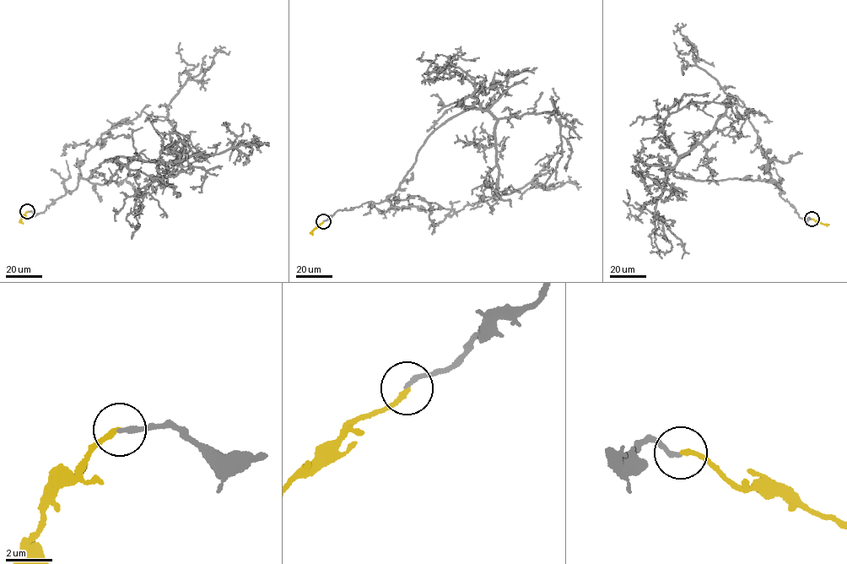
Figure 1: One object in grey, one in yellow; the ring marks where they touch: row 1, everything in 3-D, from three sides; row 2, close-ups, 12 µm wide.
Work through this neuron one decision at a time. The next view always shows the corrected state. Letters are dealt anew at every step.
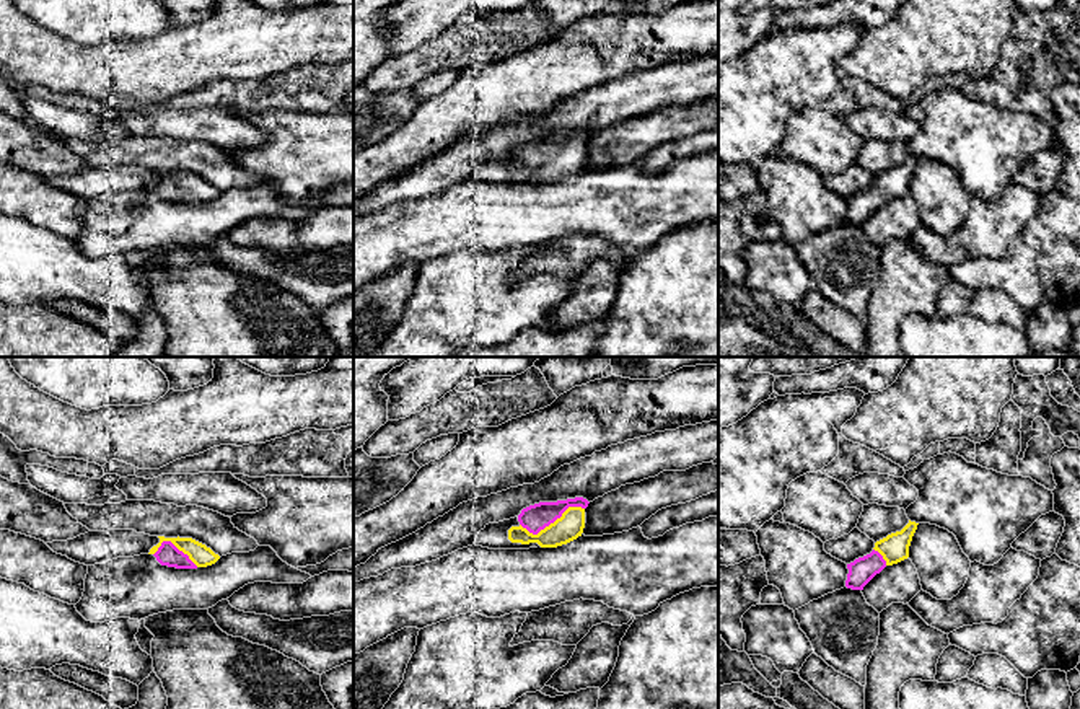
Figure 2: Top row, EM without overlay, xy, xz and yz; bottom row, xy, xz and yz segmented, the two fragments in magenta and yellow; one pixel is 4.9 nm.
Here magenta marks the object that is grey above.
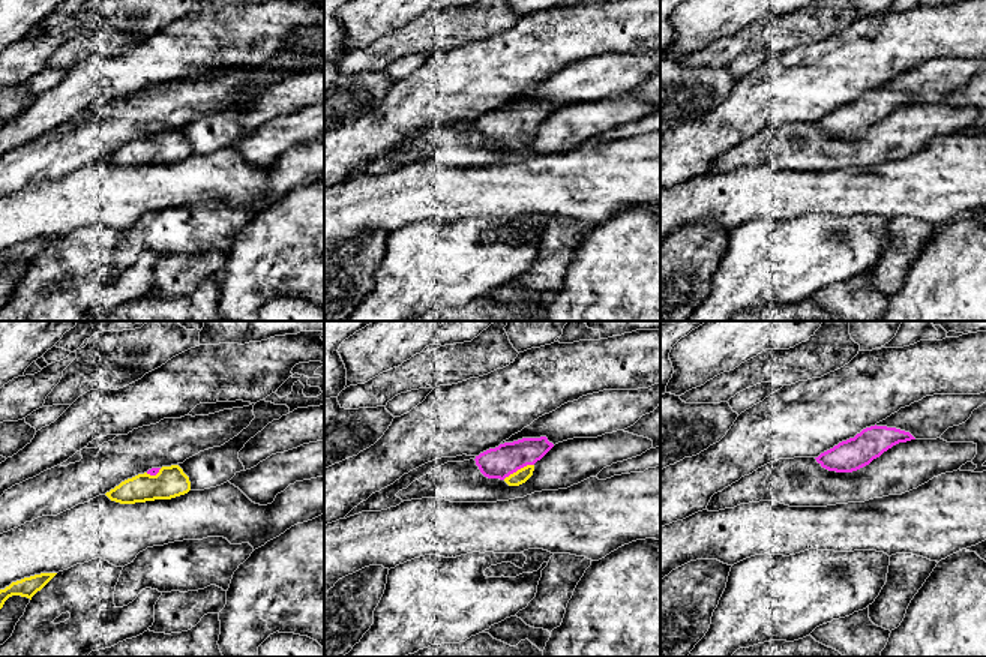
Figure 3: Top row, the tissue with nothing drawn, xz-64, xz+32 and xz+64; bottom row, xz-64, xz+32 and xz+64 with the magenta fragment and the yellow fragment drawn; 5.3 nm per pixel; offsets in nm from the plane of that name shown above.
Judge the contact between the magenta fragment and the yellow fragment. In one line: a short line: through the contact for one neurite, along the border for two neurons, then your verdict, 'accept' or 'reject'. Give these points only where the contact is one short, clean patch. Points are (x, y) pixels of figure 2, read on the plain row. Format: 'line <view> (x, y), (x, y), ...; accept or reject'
line xz (536, 152), (541, 157), (551, 157), (569, 162); accept

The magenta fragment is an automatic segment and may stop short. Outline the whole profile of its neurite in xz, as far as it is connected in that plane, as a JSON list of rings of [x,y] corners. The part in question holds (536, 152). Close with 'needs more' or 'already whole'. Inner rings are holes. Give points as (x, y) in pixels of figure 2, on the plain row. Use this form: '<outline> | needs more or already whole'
[[[583,132],[539,137],[521,145],[518,161],[508,165],[511,178],[538,178],[541,183],[557,183],[582,171],[585,163],[585,143],[588,135]]] | needs more

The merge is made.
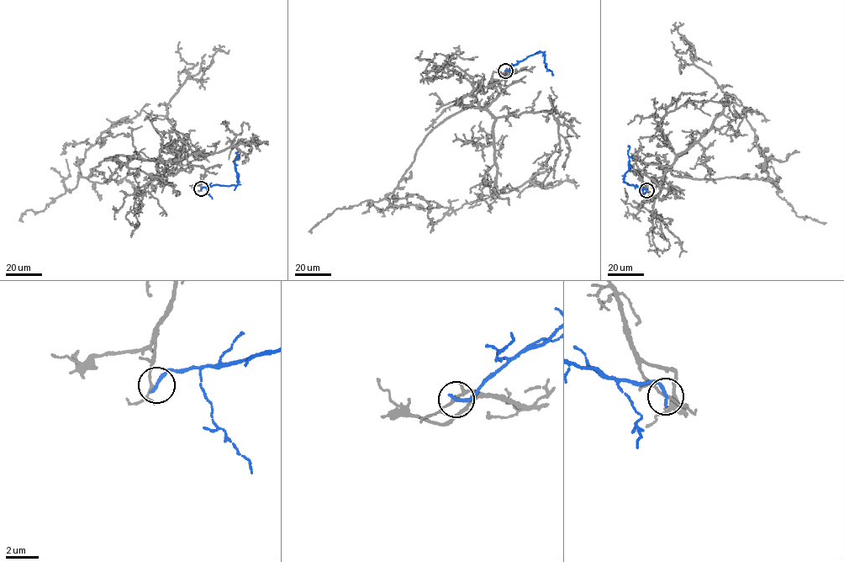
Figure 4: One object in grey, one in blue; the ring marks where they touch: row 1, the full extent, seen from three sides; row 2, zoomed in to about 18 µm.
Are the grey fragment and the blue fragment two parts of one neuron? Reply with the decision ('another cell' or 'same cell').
another cell

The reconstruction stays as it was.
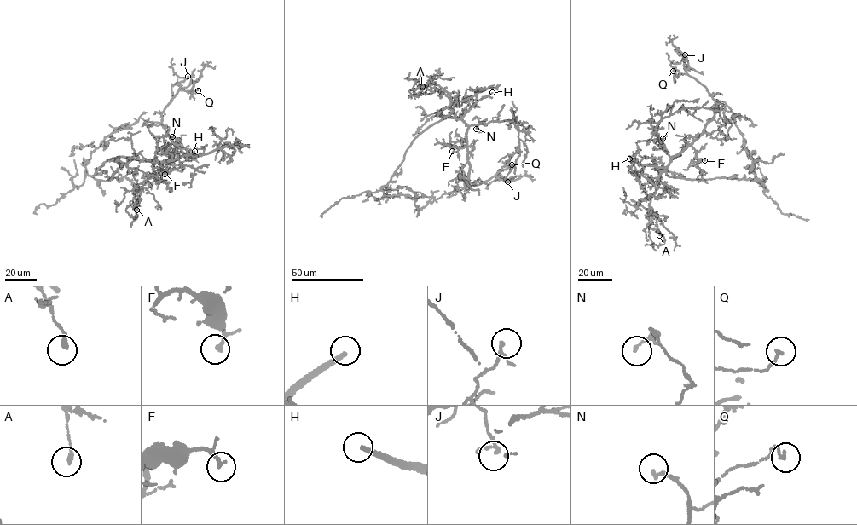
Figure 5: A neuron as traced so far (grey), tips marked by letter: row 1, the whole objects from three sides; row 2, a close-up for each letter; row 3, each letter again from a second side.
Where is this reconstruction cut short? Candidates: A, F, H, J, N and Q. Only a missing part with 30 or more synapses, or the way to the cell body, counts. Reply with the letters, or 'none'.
H

